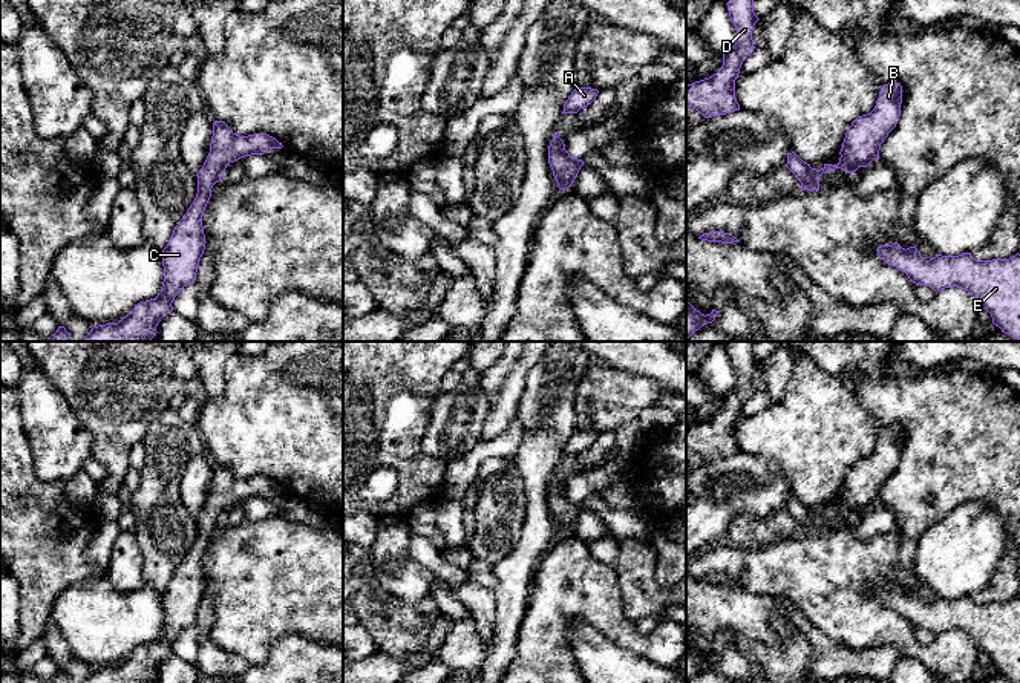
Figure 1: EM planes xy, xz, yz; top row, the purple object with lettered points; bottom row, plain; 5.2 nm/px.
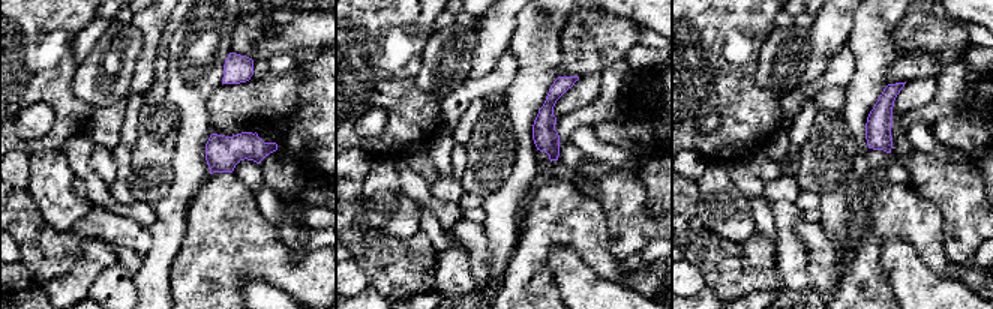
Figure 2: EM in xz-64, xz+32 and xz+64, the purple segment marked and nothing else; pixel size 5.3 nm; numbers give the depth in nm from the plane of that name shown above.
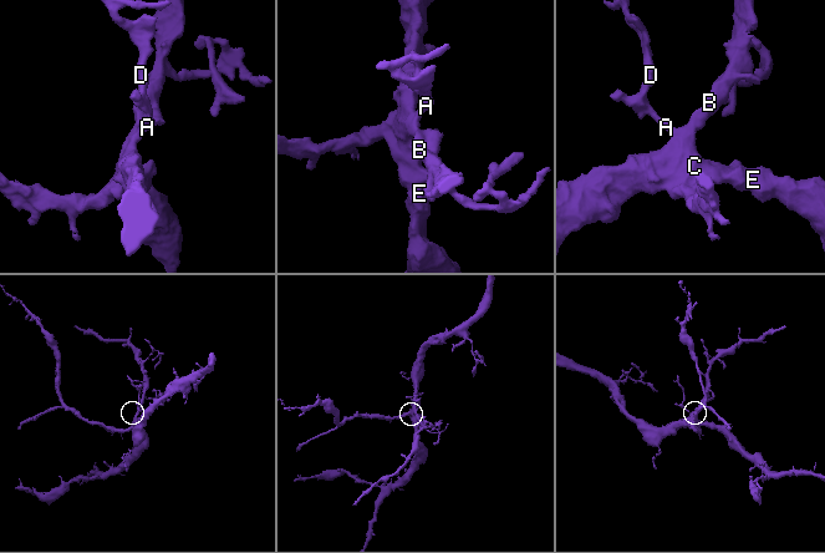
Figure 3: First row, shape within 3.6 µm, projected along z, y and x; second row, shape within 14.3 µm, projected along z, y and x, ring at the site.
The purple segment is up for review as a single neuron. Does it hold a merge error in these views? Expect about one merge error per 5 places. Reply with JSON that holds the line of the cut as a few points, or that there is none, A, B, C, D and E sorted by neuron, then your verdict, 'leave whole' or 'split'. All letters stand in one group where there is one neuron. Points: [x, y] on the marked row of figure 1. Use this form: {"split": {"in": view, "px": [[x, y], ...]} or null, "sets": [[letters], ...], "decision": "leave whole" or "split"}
{"split": null, "sets": [["A", "B", "C", "D", "E"]], "decision": "leave whole"}

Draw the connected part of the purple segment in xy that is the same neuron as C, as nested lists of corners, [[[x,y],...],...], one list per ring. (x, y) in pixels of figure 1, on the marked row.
[[[214,121],[210,153],[196,175],[196,198],[162,250],[161,292],[155,299],[135,305],[118,323],[93,326],[83,342],[150,342],[158,332],[156,326],[161,319],[173,311],[175,297],[196,280],[198,265],[207,243],[202,214],[211,198],[213,185],[224,179],[230,162],[282,147],[282,142],[266,133],[239,136],[224,121]]]

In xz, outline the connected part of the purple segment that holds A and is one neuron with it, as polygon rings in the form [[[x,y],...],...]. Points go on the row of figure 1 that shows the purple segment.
[[[576,87],[564,104],[562,113],[577,113],[580,109],[591,104],[599,90],[591,87]]]

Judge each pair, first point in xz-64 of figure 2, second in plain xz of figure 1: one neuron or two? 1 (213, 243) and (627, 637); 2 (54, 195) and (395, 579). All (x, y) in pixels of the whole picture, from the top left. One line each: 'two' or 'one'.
1: one
2: one

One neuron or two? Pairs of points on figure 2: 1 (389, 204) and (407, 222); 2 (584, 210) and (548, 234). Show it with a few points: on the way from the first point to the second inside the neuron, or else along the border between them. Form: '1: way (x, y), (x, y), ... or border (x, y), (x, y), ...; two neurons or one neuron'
1: way (393, 209), (402, 218); one neuron
2: way (575, 218), (566, 218), (557, 225); one neuron

